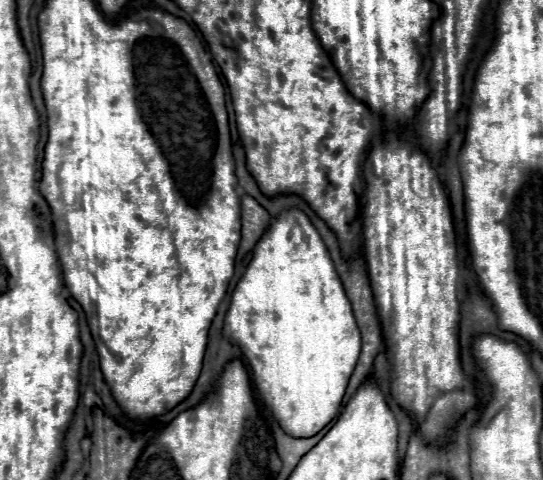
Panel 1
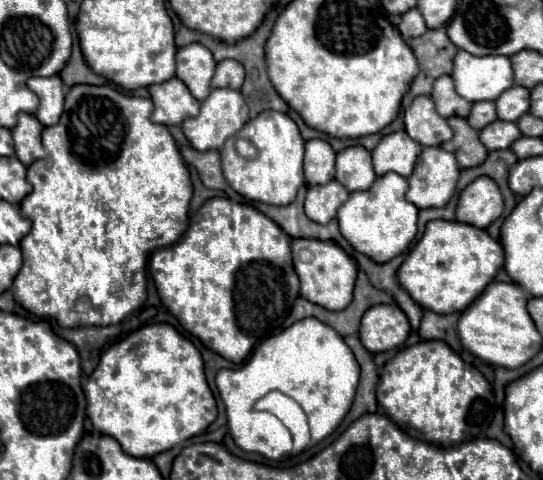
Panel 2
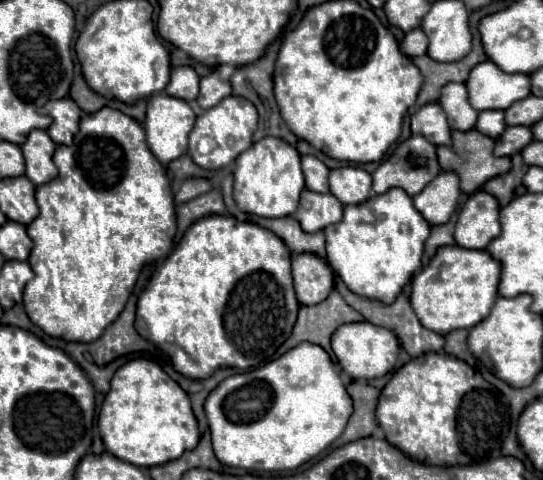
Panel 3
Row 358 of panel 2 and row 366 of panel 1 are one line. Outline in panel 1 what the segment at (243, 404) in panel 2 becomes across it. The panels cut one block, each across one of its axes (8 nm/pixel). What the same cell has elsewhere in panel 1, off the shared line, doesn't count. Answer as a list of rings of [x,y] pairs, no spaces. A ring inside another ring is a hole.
[[[288,210],[284,212],[274,224],[270,224],[270,228],[266,230],[266,234],[260,238],[260,242],[256,244],[254,248],[254,258],[252,262],[248,264],[242,280],[238,282],[238,286],[234,288],[234,294],[232,294],[232,304],[230,304],[230,310],[226,314],[226,320],[224,320],[224,328],[222,328],[222,334],[228,338],[230,344],[238,346],[240,352],[242,352],[242,358],[248,366],[248,374],[250,378],[254,380],[254,386],[256,386],[256,392],[262,400],[262,404],[266,406],[266,410],[270,412],[270,416],[280,424],[280,428],[292,436],[292,438],[310,438],[314,434],[318,434],[324,426],[328,426],[336,416],[338,416],[338,410],[340,410],[340,404],[342,404],[342,398],[346,394],[346,386],[348,386],[348,380],[356,368],[356,362],[360,358],[360,330],[356,328],[356,320],[352,316],[352,306],[344,294],[344,288],[340,284],[340,278],[334,270],[334,264],[330,260],[330,254],[320,238],[320,234],[316,232],[316,228],[312,226],[310,218],[300,212],[300,210]]]

